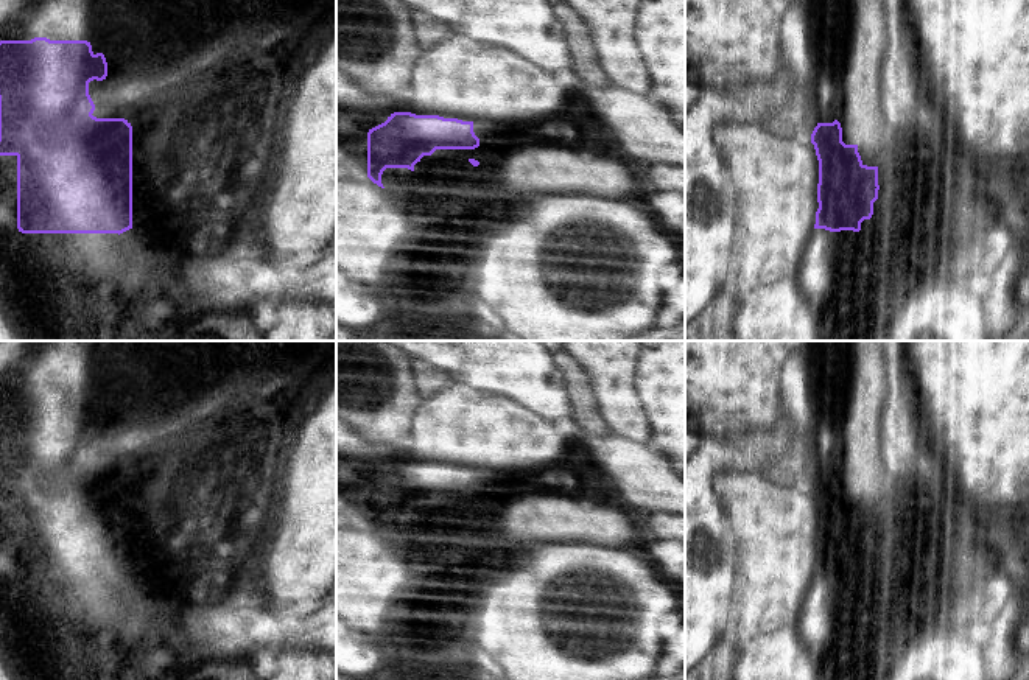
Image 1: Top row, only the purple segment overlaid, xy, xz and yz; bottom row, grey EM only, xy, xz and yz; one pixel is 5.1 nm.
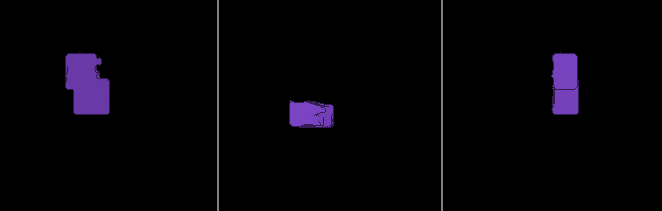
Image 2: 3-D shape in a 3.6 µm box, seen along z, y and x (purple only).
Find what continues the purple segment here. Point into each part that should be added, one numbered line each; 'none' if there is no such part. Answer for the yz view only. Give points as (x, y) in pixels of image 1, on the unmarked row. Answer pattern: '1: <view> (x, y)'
1: yz (818, 627)

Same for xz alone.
1: xz (488, 478)

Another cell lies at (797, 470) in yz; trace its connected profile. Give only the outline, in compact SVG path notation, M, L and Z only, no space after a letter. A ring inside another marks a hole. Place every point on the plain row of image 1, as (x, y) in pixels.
M817 440L811 443L810 451L792 450L786 457L780 459L777 465L763 473L767 479L783 487L810 487L817 475Z

